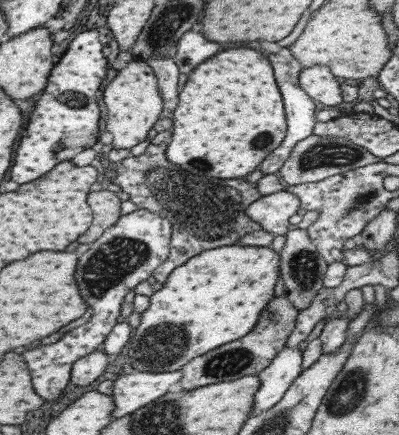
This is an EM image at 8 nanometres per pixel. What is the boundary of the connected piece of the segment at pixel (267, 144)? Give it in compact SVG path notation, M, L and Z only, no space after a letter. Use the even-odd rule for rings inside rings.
M234 48L234 50L226 50L226 52L220 52L218 56L214 56L210 62L204 62L202 66L198 66L194 70L194 74L190 76L190 82L186 86L186 90L182 92L182 102L180 102L180 108L176 110L176 130L174 130L173 139L169 145L168 156L172 162L177 165L188 168L190 172L194 174L200 174L200 179L208 178L244 178L248 174L256 172L262 166L262 162L276 150L282 146L282 142L286 140L286 134L289 131L289 120L286 116L286 106L284 106L284 96L282 96L282 90L276 82L276 72L274 72L274 66L272 62L258 50L254 48Z

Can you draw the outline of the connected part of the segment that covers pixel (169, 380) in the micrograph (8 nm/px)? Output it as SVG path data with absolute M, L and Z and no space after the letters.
M184 371L142 372L124 374L115 381L114 395L117 402L115 418L134 415L142 407L155 403L169 392L178 389Z

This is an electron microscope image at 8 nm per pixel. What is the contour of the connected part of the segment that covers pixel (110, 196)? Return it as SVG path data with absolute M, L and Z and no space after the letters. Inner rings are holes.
M100 190L92 192L91 206L94 210L94 224L88 230L88 236L80 236L80 244L92 244L105 235L105 232L115 227L122 215L122 198L116 192Z

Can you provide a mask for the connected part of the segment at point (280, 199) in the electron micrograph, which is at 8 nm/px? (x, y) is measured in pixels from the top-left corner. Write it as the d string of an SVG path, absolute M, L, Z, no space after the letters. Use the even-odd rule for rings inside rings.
M278 192L263 196L248 209L252 220L262 224L272 234L287 236L295 227L298 212L303 208L300 196L292 192Z

